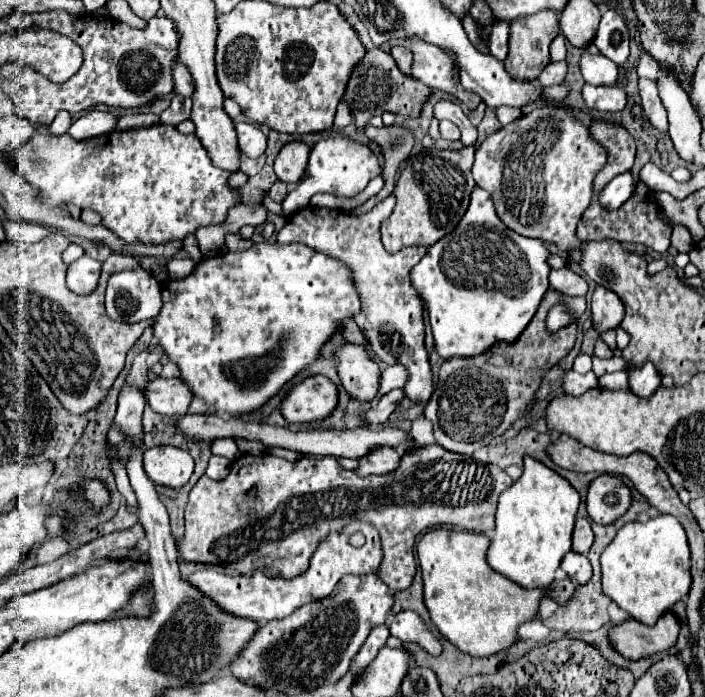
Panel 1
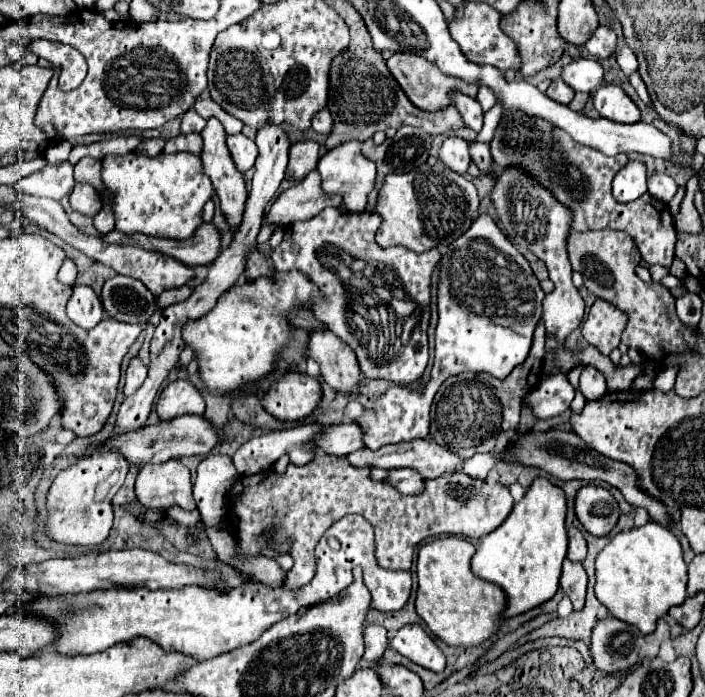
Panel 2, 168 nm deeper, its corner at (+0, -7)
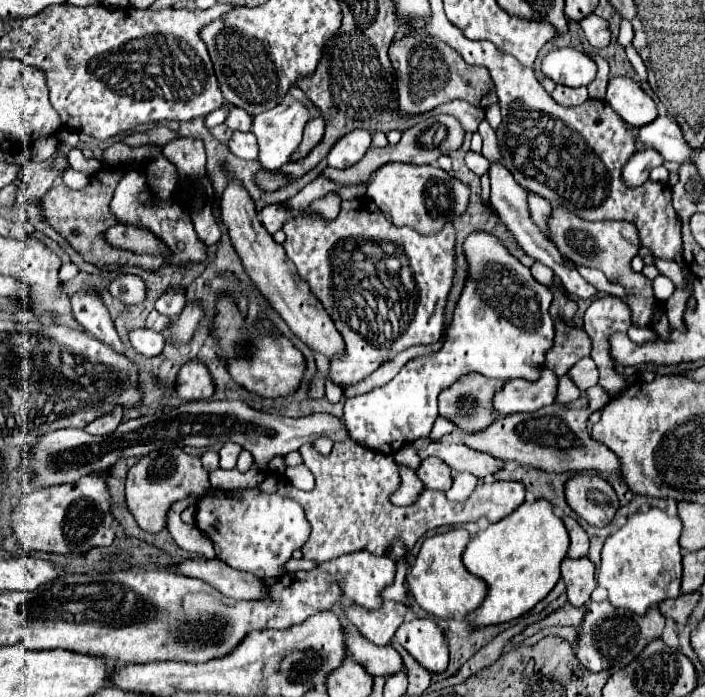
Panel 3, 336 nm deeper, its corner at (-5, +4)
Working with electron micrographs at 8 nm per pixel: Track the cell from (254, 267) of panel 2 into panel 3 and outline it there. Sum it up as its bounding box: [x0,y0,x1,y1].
[220,180,344,358]

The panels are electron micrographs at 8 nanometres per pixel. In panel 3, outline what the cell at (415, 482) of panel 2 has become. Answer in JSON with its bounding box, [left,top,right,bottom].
[418,458,454,492]

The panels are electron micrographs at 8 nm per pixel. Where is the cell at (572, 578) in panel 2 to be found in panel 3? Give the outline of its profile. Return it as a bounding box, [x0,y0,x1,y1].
[562,558,596,608]

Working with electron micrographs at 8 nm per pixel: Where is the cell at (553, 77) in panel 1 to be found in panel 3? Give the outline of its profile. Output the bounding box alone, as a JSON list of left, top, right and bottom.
[552,86,588,106]

